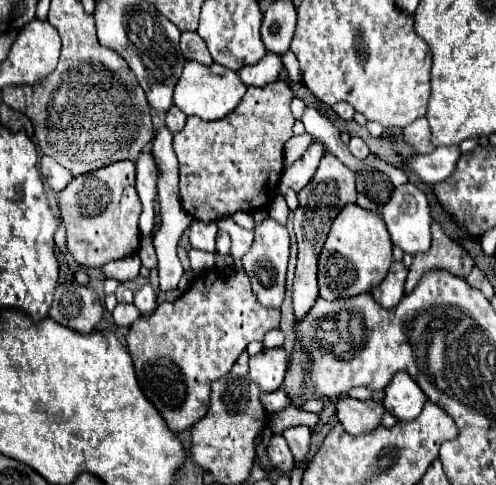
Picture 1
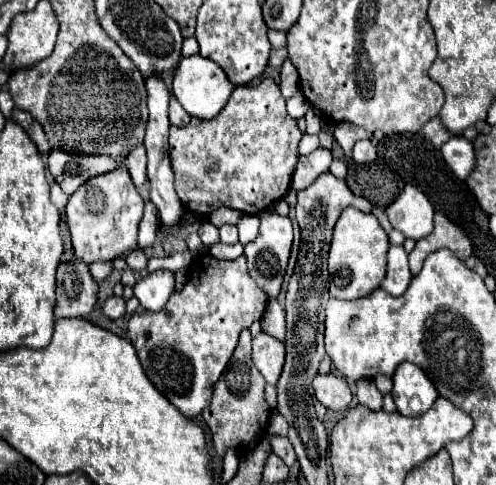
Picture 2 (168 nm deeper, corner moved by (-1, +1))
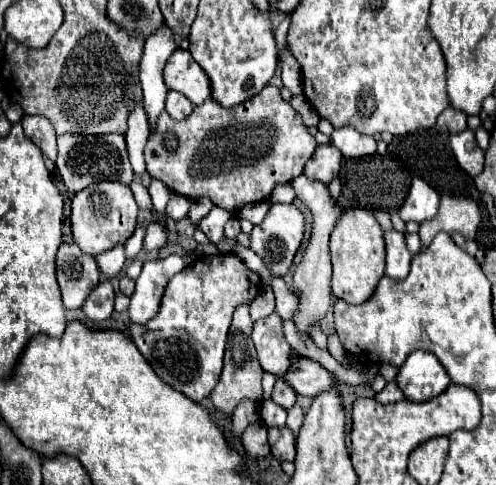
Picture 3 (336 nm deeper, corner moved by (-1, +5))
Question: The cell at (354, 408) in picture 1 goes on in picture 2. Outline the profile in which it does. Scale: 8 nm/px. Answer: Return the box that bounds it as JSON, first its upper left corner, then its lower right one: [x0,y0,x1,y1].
[312,373,352,411]

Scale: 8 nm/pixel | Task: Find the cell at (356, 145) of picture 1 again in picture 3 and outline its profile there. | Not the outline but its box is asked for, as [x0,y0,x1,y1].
[332,127,376,159]

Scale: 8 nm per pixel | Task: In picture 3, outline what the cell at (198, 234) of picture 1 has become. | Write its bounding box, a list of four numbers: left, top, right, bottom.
[198,207,234,243]

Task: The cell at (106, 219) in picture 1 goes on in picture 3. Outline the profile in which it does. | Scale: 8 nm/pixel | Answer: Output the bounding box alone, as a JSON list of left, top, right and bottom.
[72,181,138,257]

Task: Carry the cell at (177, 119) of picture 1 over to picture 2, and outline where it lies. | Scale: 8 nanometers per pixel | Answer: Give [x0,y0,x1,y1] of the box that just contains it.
[170,97,190,127]

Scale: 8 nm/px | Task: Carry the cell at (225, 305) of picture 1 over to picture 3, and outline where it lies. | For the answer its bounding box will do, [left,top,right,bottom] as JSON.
[130,253,262,403]

